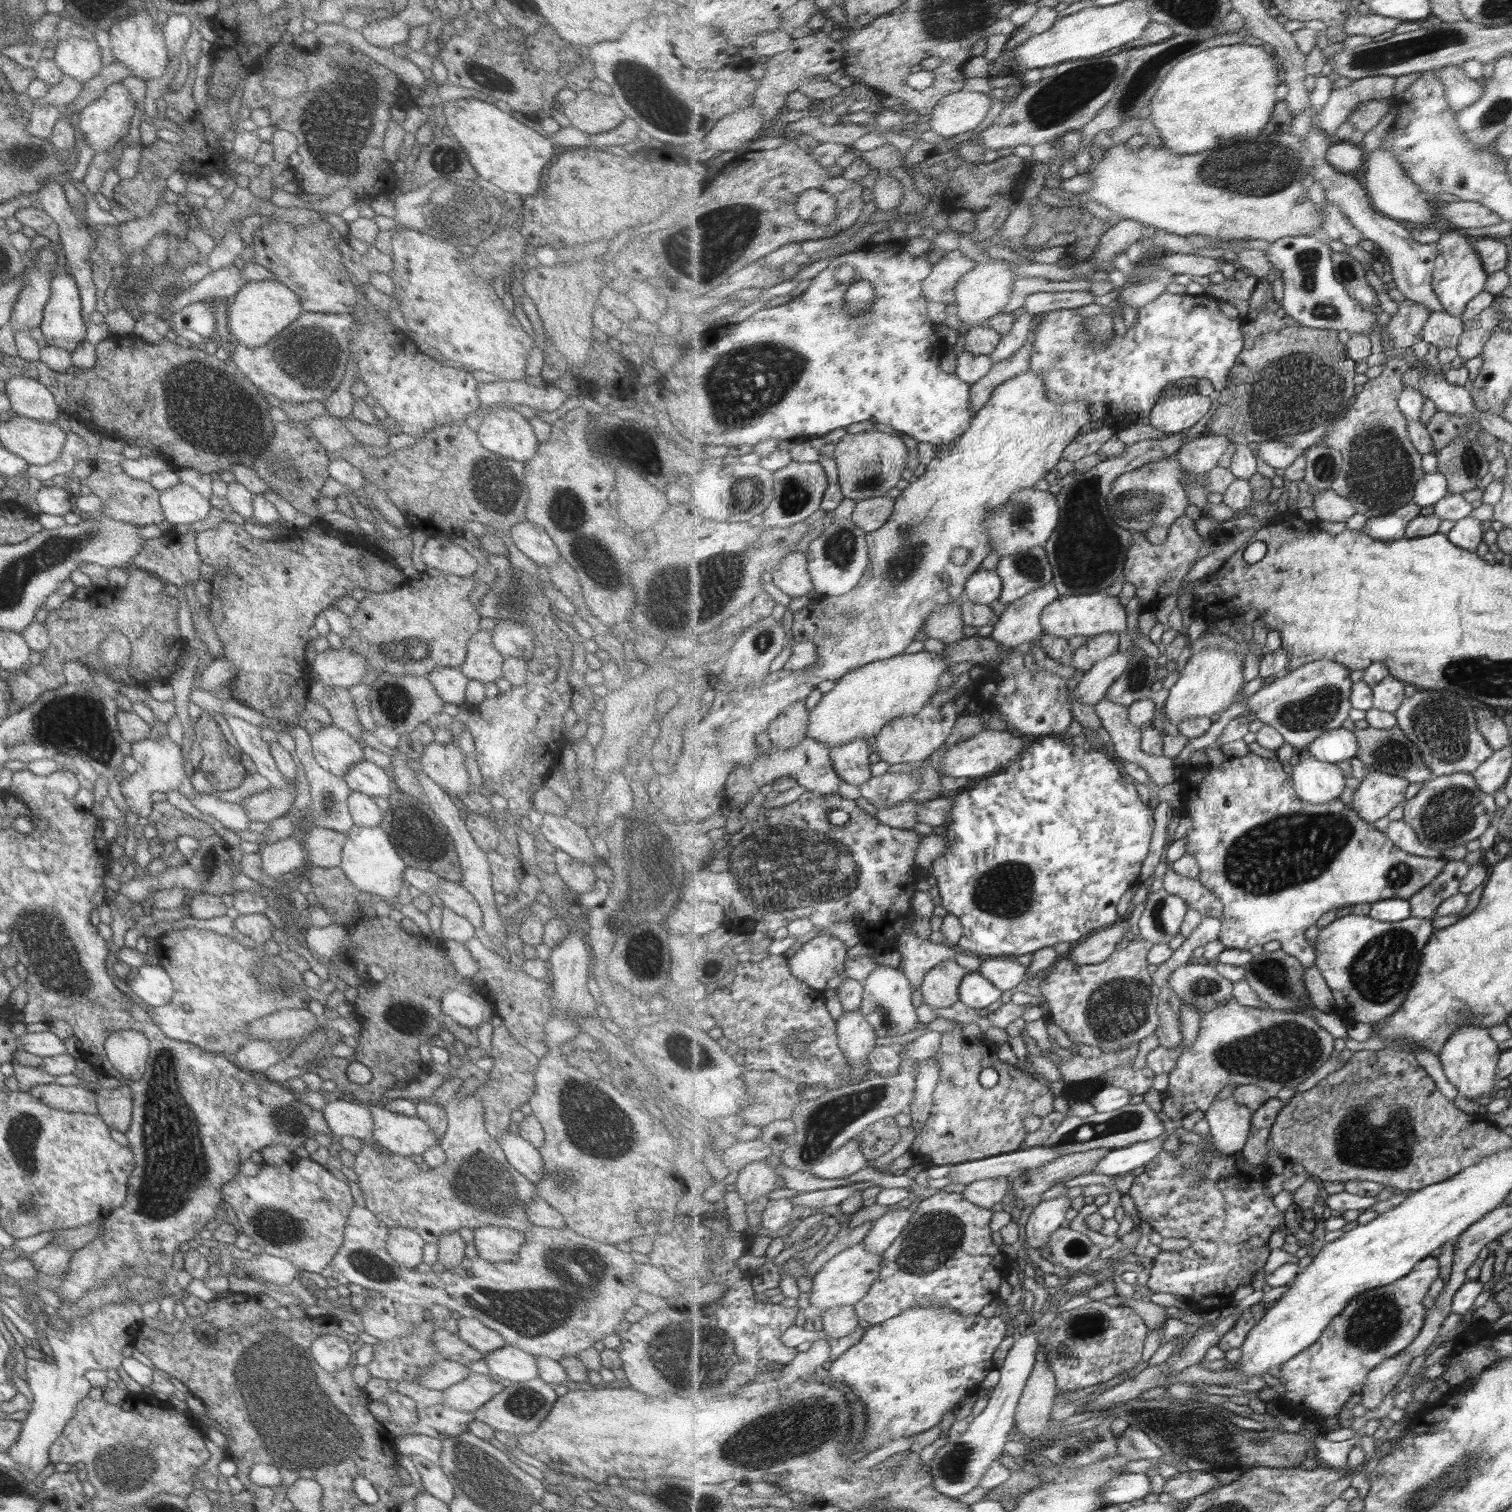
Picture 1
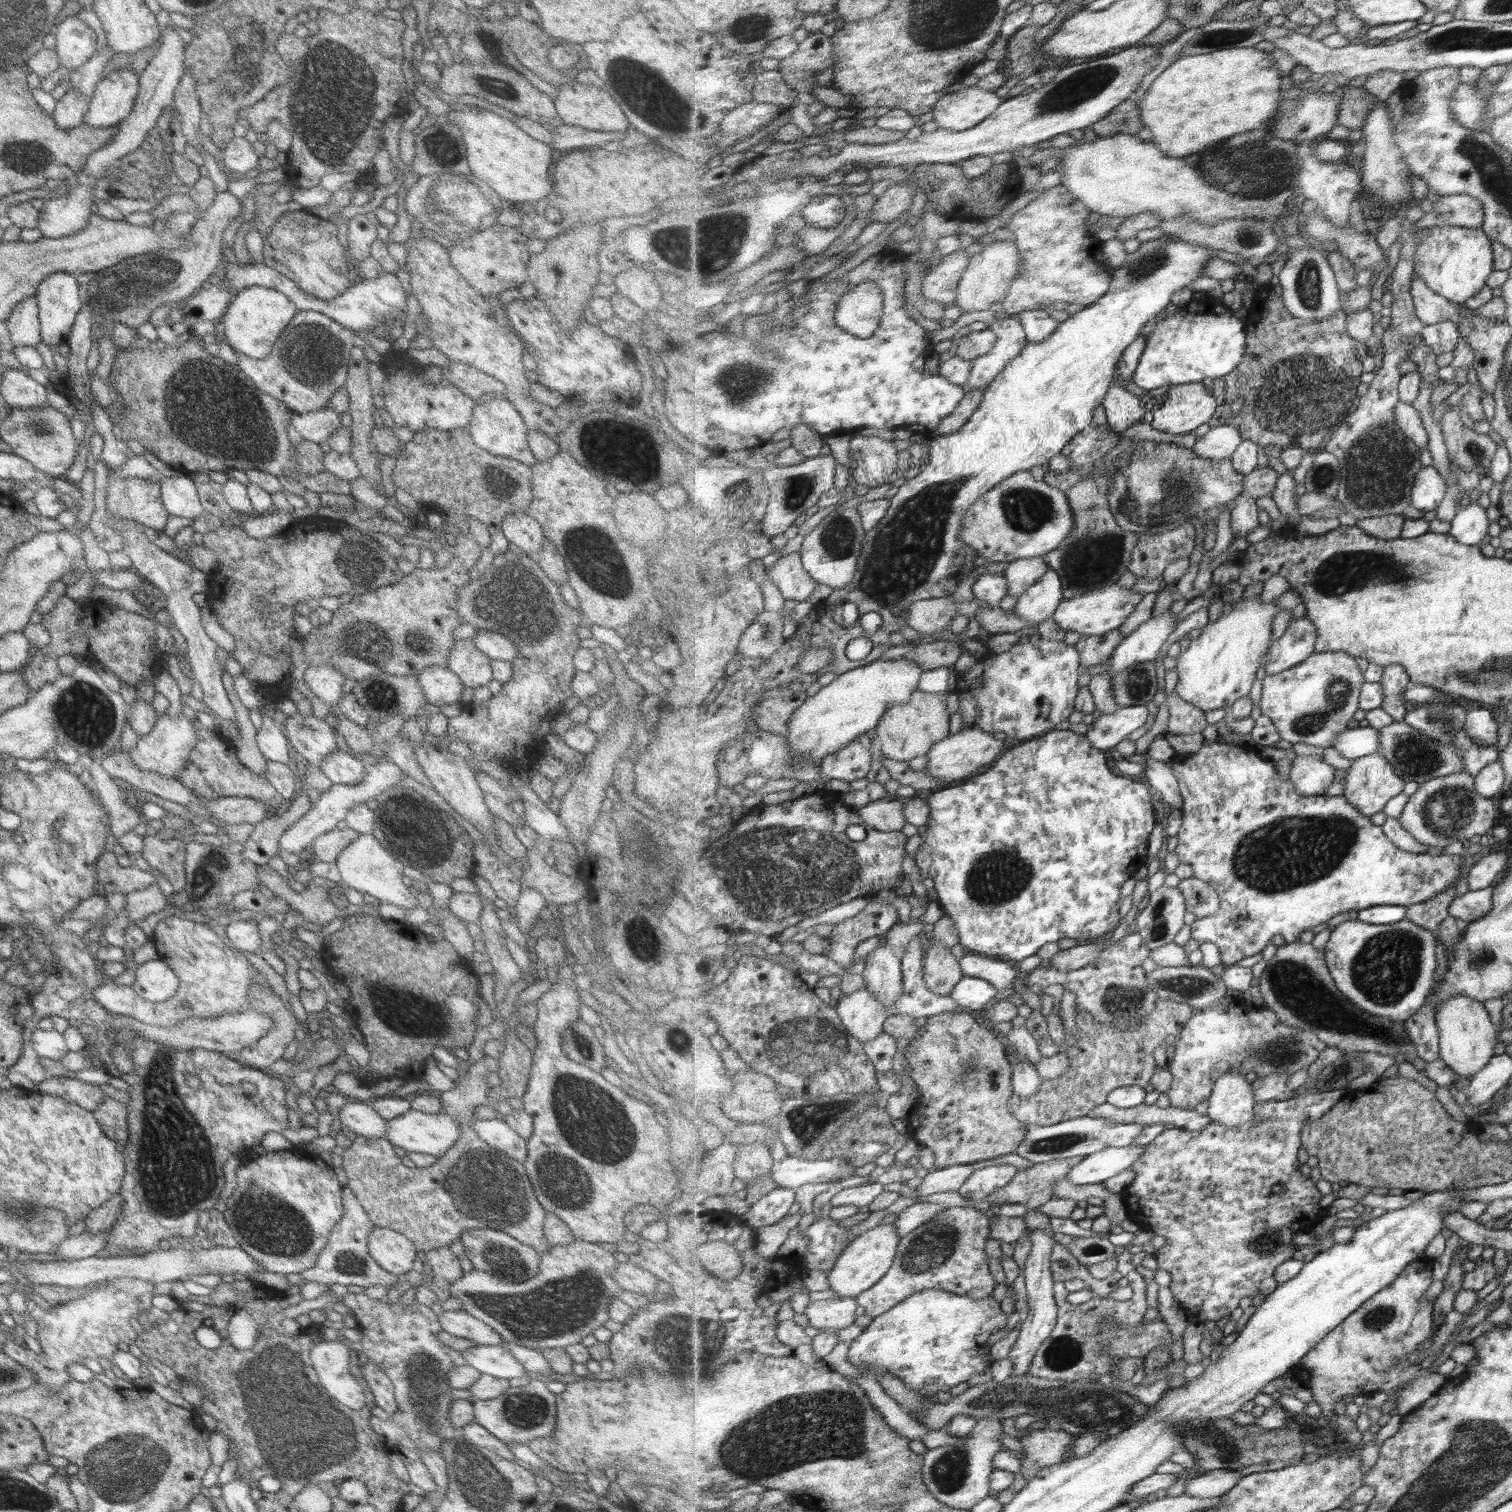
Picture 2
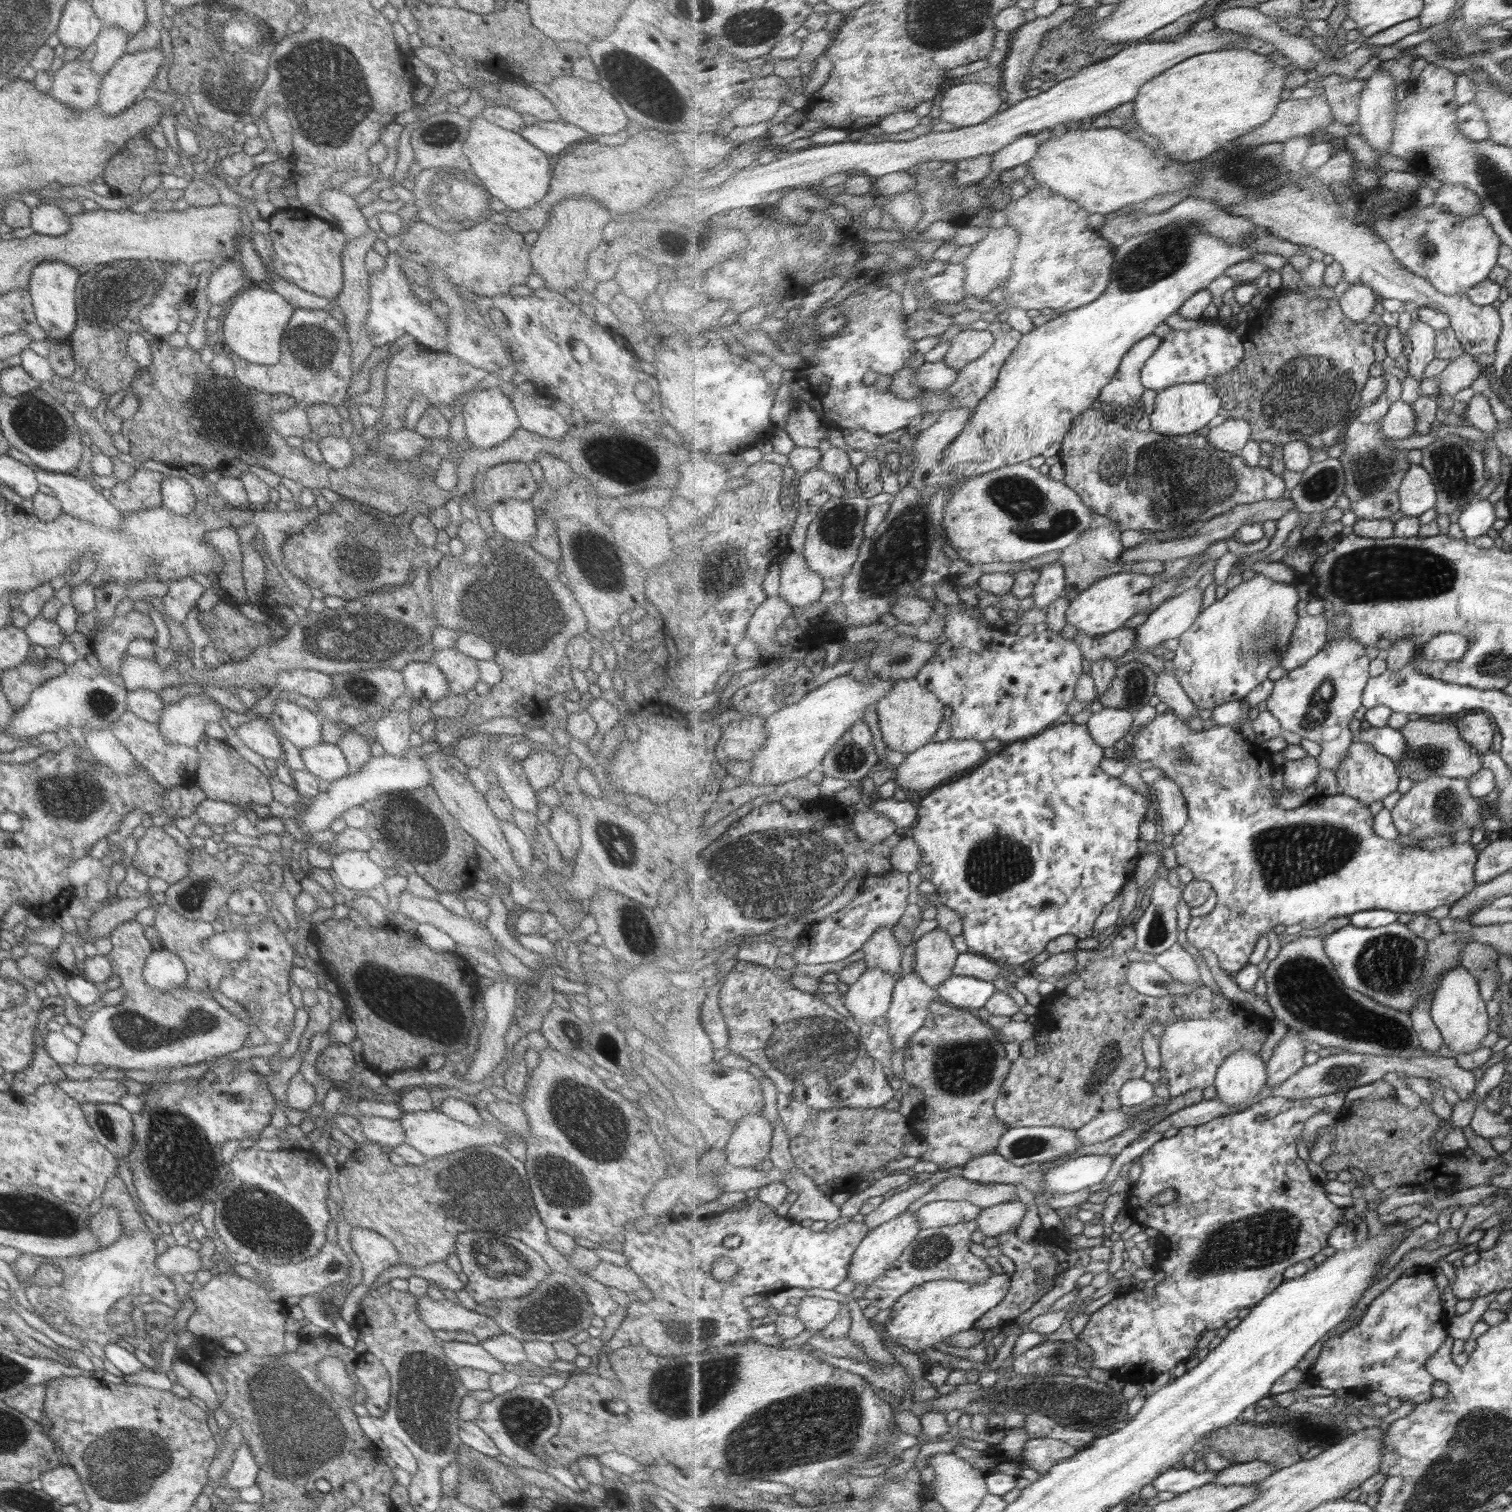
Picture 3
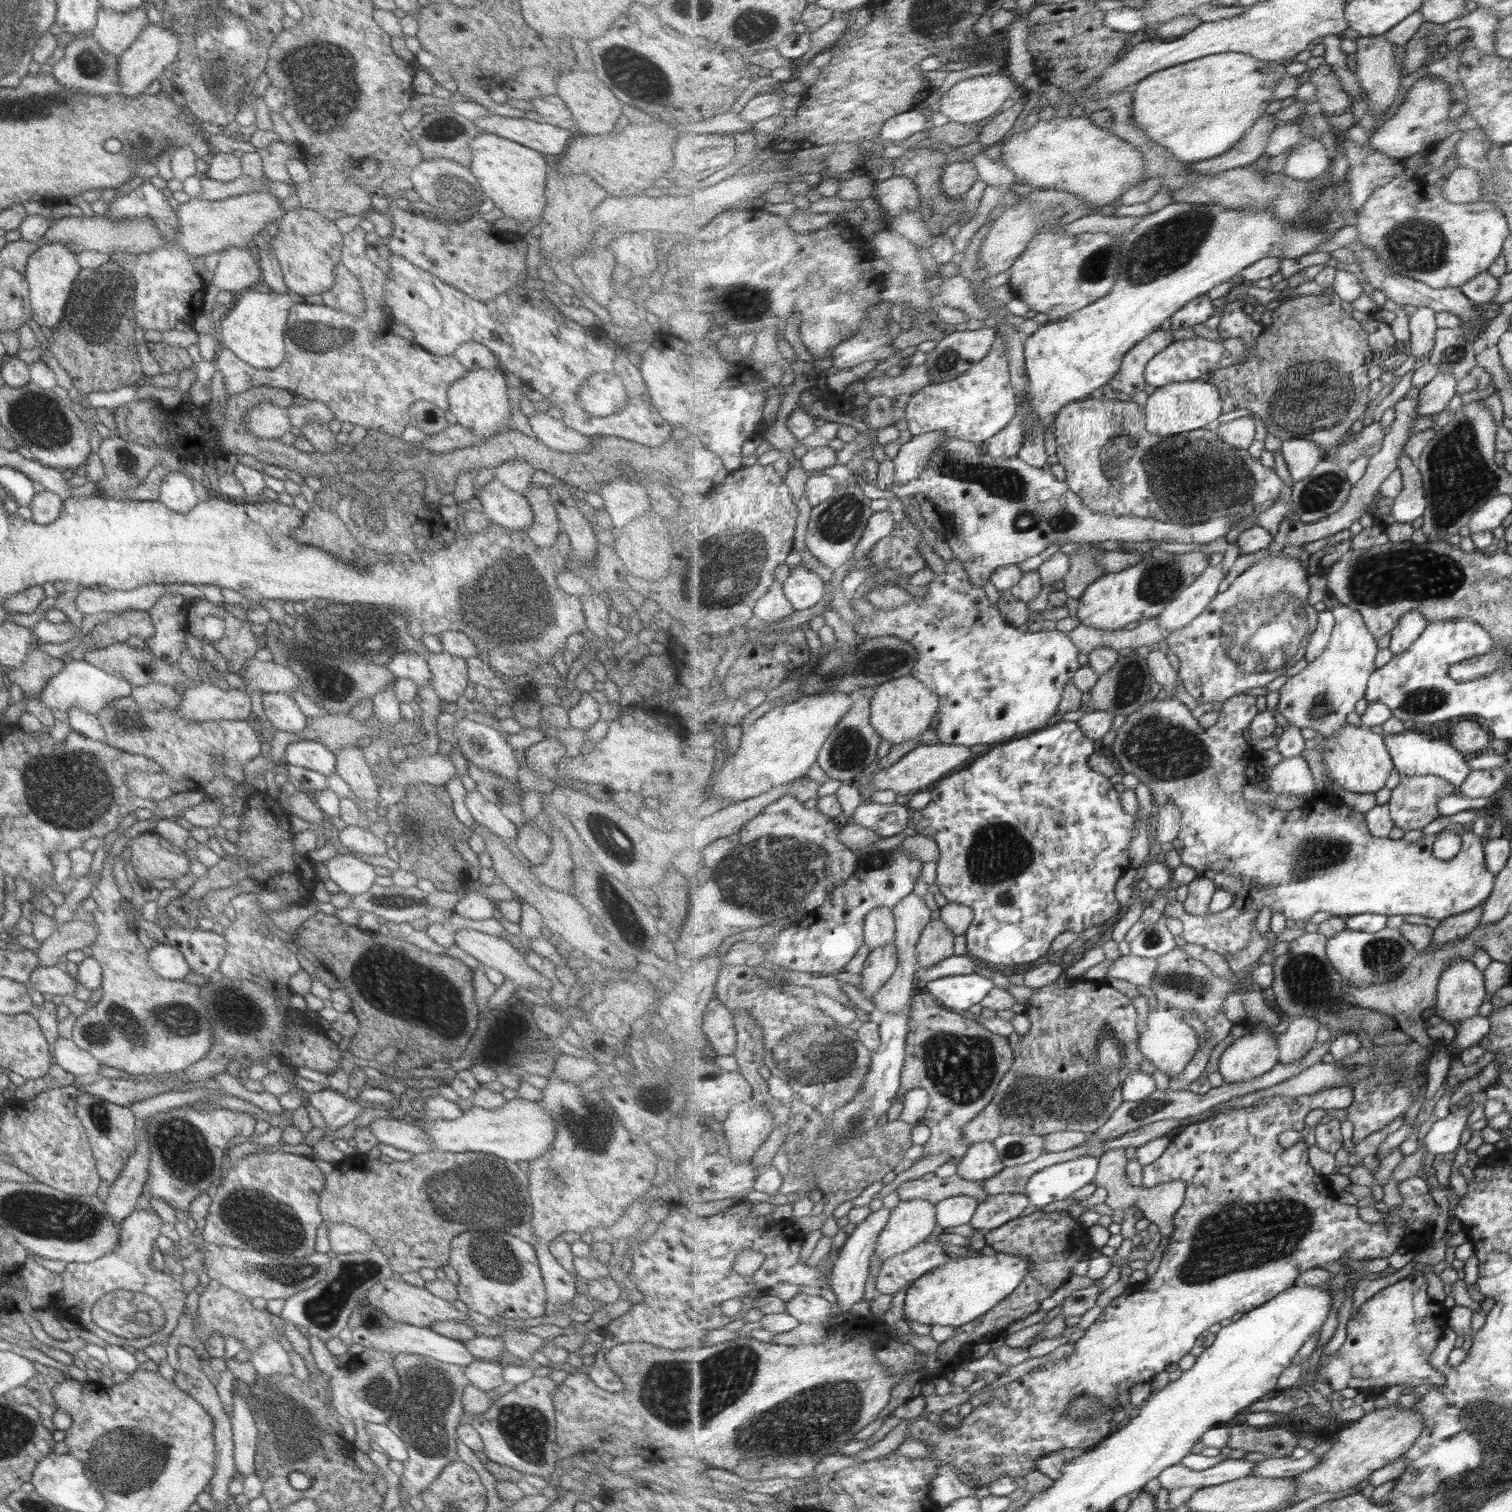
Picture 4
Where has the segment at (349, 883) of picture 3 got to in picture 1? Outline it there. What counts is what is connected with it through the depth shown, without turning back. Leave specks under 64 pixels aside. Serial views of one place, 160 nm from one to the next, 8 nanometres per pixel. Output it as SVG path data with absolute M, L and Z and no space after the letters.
M379 825L369 826L369 828L351 826L347 830L345 842L340 850L338 867L343 871L347 880L360 892L368 895L377 894L383 900L404 897L403 871L406 866Z

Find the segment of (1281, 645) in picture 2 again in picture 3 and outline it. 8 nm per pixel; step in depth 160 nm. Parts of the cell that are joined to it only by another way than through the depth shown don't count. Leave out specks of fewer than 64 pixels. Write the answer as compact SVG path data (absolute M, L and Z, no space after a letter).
M1324 613L1305 615L1298 620L1298 628L1291 637L1289 649L1282 654L1280 666L1286 671L1307 664L1328 645L1328 620Z

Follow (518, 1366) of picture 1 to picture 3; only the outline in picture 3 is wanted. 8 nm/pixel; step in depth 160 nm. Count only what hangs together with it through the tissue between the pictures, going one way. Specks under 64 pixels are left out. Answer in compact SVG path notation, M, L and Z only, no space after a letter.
M437 1337L436 1343L456 1367L483 1370L487 1374L501 1372L506 1368L502 1362L496 1361L487 1351L484 1351L479 1344L441 1341Z

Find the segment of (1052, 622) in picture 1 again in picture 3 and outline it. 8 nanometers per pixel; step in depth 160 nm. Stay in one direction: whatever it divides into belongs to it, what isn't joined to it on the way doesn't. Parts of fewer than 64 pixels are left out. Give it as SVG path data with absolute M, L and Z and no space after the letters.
M1124 570L1119 574L1114 574L1101 579L1071 601L1066 614L1066 621L1076 627L1078 632L1083 632L1089 636L1115 632L1115 630L1123 628L1123 624L1125 624L1129 618L1133 618L1135 614L1139 614L1141 610L1150 608L1150 612L1153 612L1156 608L1159 608L1161 604L1163 604L1161 602L1163 602L1163 600L1167 601L1167 598L1175 592L1175 588L1185 581L1185 579L1182 581L1178 580L1179 574L1171 577L1168 581L1161 579L1161 575L1162 573L1147 575L1130 573L1130 571Z

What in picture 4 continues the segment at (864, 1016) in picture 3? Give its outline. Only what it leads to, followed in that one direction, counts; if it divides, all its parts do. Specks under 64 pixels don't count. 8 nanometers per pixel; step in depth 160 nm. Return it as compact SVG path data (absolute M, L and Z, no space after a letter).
M895 940L887 946L872 950L867 958L866 969L860 975L862 985L859 988L862 996L873 1002L874 994L882 990L898 966L899 956Z

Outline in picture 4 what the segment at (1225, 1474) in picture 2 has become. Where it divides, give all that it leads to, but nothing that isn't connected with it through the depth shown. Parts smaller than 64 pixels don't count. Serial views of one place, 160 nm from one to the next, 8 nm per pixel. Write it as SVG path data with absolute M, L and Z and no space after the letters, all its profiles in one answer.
M1307 1454L1301 1459L1294 1457L1271 1458L1259 1461L1254 1468L1254 1476L1261 1478L1291 1478L1303 1471L1311 1470L1322 1461L1322 1455Z

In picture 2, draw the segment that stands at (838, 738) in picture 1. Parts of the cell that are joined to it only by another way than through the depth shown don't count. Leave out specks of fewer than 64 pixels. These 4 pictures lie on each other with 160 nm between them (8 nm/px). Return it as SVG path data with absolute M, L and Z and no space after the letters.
M900 658L879 659L865 666L856 667L856 670L851 670L846 674L836 676L829 685L823 687L813 697L809 697L789 722L790 730L786 737L791 746L791 752L793 752L793 765L813 762L820 766L822 760L828 755L850 746L851 742L858 737L873 734L873 731L878 729L879 723L882 722L883 716L889 711L889 707L911 703L914 693L919 691L919 681L925 672L919 663Z

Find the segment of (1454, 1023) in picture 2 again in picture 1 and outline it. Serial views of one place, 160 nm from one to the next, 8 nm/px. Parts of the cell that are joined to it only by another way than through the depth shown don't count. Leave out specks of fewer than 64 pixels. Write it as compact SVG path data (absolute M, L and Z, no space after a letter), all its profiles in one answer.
M1475 1024L1460 1026L1447 1041L1439 1057L1447 1078L1458 1088L1461 1096L1481 1101L1486 1094L1492 1096L1497 1090L1498 1064L1502 1053L1497 1044L1489 1028Z

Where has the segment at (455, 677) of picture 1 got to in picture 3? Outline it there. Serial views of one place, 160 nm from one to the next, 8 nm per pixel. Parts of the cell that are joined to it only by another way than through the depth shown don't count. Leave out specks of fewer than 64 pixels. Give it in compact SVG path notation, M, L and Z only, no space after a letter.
M430 661L408 662L405 668L401 668L400 674L404 689L413 699L418 698L421 701L421 698L425 698L433 703L448 695L447 680L445 680L441 670Z

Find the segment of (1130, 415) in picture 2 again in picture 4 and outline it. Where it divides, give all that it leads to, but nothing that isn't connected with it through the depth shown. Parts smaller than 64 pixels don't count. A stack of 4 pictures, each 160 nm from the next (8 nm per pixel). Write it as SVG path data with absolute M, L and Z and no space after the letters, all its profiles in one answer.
M1159 330L1138 343L1134 349L1122 359L1122 365L1115 378L1111 379L1110 388L1123 394L1135 394L1145 390L1146 370L1157 354L1166 350L1173 342L1170 331Z

